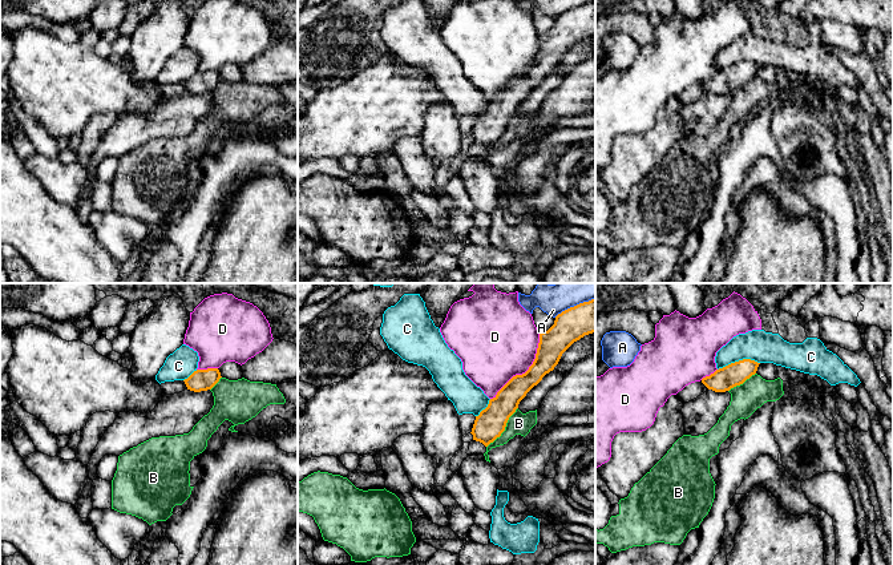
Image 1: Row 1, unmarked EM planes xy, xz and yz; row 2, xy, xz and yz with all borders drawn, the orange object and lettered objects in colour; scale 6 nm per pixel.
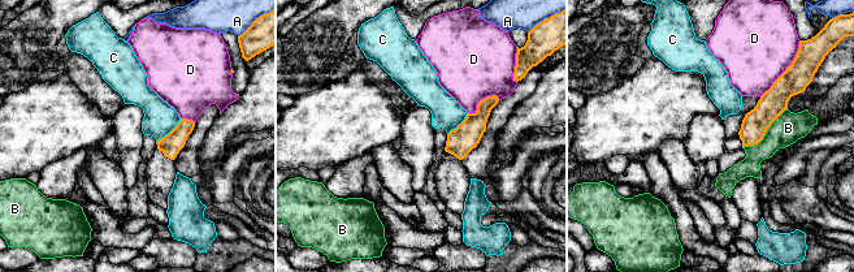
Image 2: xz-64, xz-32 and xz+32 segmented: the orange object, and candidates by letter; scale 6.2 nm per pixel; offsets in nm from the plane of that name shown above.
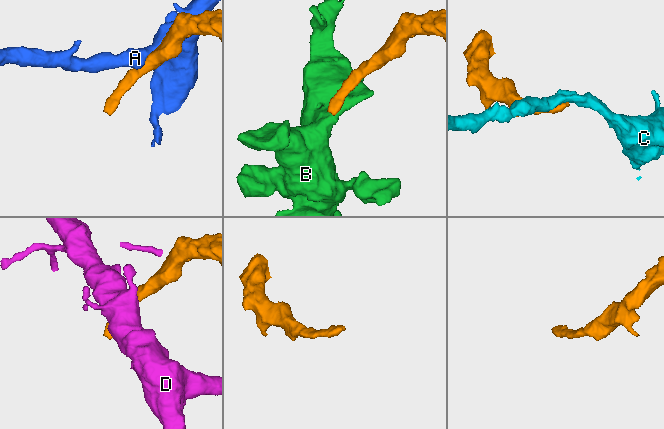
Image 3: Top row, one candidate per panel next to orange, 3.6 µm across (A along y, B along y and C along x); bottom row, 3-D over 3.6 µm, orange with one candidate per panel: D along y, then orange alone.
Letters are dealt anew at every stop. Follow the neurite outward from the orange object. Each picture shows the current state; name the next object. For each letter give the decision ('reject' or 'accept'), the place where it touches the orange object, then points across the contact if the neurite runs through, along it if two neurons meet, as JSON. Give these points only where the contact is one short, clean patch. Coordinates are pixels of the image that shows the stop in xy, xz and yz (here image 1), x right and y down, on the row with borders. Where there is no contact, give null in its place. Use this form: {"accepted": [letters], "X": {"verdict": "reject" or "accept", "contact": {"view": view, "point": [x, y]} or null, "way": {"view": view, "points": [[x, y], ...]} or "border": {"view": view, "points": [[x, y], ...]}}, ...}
{"accepted": [], "A": {"verdict": "reject", "contact": {"view": "xz", "point": [574, 306]}}, "B": {"verdict": "reject", "contact": {"view": "xz", "point": [504, 428]}}, "C": {"verdict": "reject", "contact": {"view": "yz", "point": [739, 360]}, "border": {"view": "yz", "points": [[759, 362], [739, 359], [718, 370]]}}, "D": {"verdict": "reject", "contact": {"view": "xz", "point": [528, 370]}}}

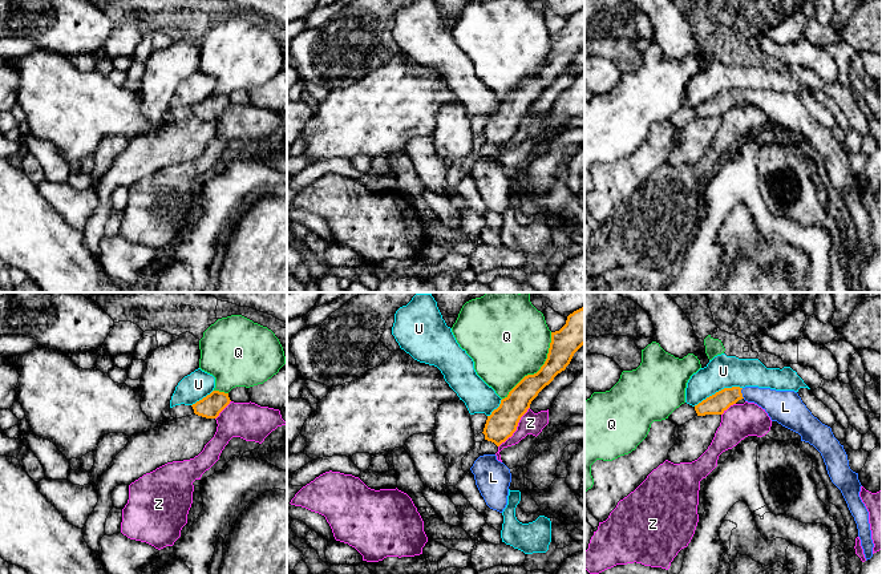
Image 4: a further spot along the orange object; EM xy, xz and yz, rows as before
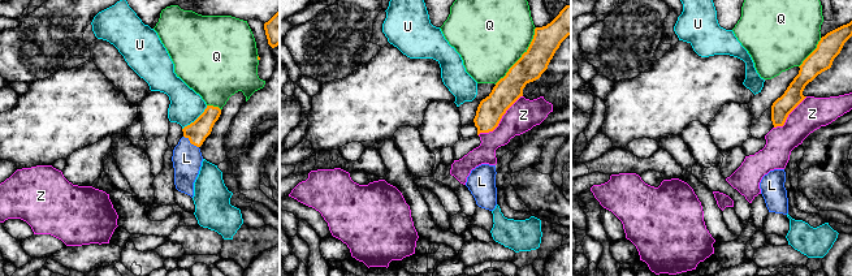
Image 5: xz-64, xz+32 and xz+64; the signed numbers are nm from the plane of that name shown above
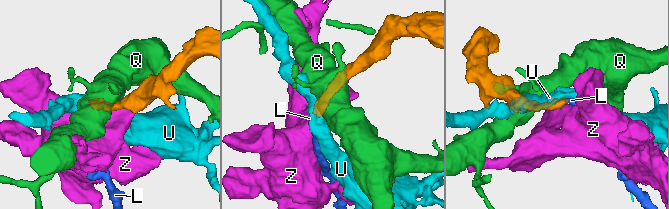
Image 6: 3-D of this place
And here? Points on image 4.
{"accepted": ["L"], "L": {"verdict": "accept", "contact": {"view": "yz", "point": [741, 393]}, "way": {"view": "yz", "points": [[716, 404], [728, 396], [741, 393], [763, 396], [780, 405]]}}, "Q": {"verdict": "reject", "contact": {"view": "xz", "point": [539, 370]}}, "U": {"verdict": "reject", "contact": {"view": "yz", "point": [719, 391]}, "border": {"view": "yz", "points": [[741, 387], [724, 387], [694, 405]]}}, "Z": {"verdict": "reject", "contact": {"view": "xz", "point": [516, 428]}}}

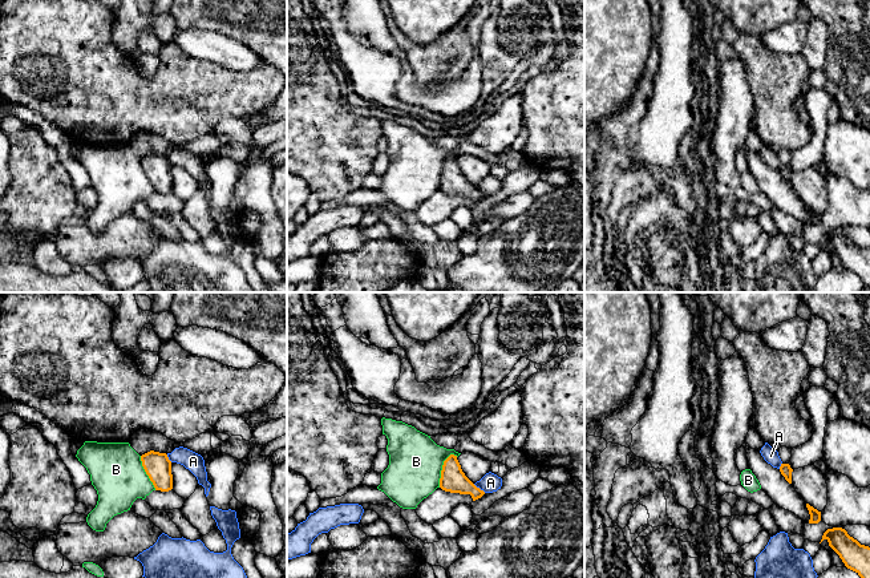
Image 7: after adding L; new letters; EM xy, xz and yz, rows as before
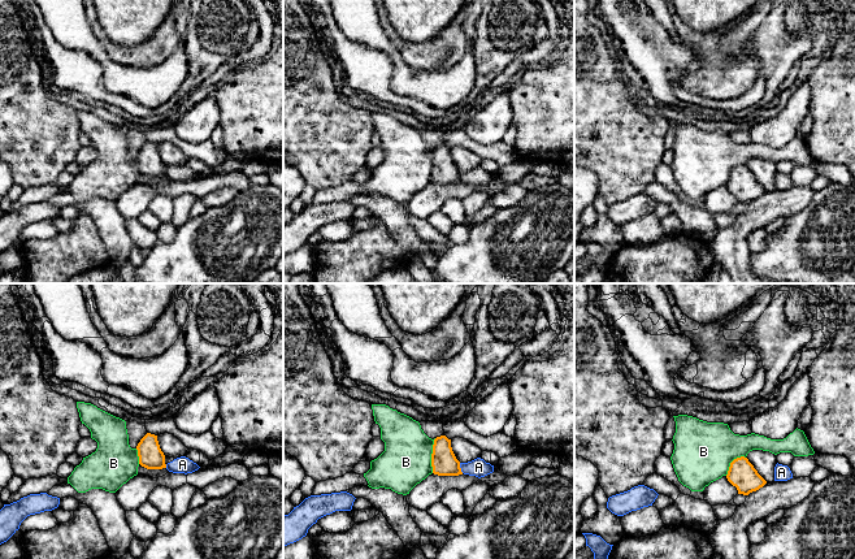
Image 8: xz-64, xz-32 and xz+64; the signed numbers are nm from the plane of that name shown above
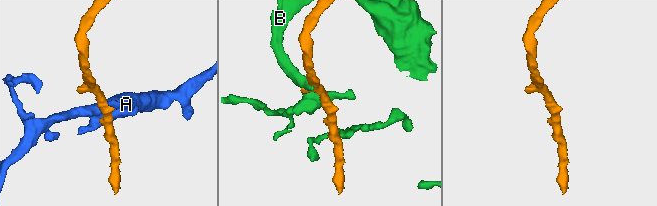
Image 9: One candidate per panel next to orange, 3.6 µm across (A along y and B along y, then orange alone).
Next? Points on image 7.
{"accepted": [], "A": {"verdict": "reject", "contact": {"view": "xz", "point": [478, 488]}, "border": {"view": "xz", "points": [[473, 484], [485, 492]]}}, "B": {"verdict": "reject", "contact": {"view": "xz", "point": [442, 469]}}}

